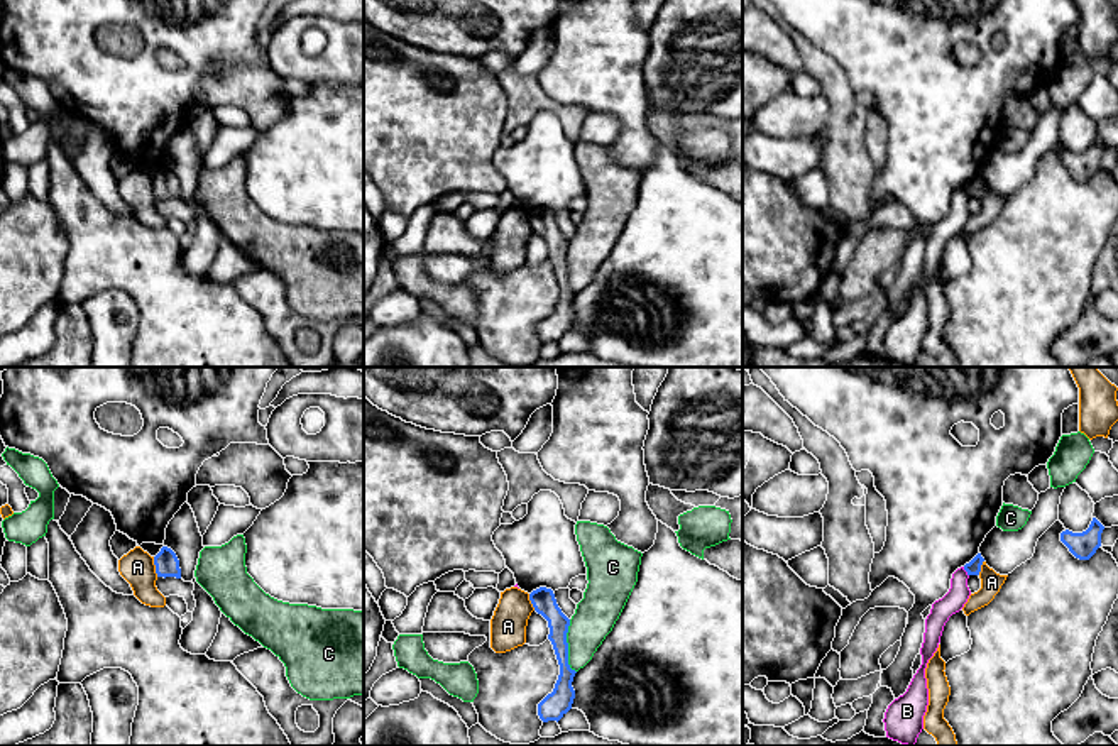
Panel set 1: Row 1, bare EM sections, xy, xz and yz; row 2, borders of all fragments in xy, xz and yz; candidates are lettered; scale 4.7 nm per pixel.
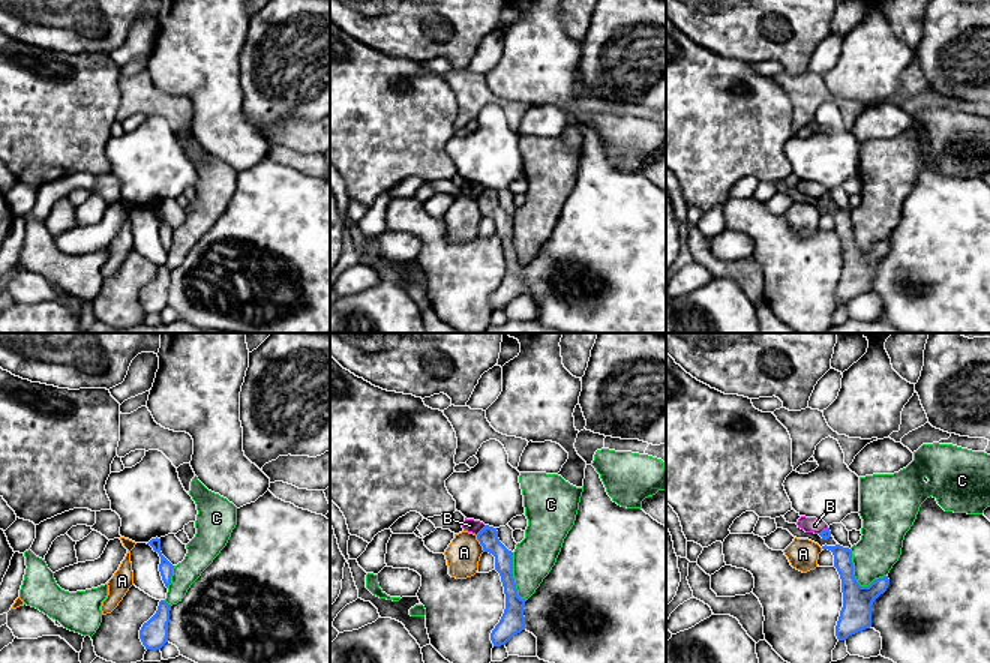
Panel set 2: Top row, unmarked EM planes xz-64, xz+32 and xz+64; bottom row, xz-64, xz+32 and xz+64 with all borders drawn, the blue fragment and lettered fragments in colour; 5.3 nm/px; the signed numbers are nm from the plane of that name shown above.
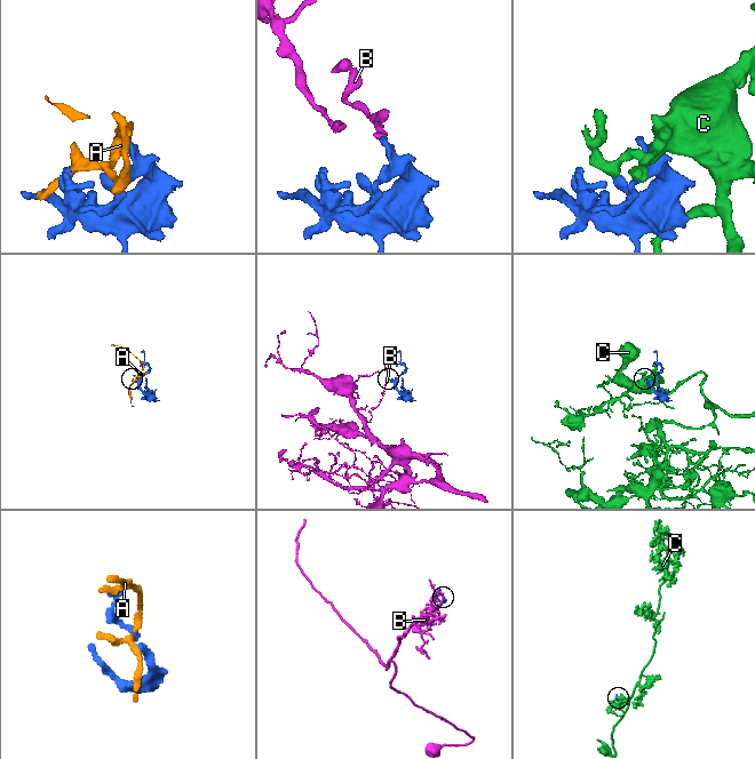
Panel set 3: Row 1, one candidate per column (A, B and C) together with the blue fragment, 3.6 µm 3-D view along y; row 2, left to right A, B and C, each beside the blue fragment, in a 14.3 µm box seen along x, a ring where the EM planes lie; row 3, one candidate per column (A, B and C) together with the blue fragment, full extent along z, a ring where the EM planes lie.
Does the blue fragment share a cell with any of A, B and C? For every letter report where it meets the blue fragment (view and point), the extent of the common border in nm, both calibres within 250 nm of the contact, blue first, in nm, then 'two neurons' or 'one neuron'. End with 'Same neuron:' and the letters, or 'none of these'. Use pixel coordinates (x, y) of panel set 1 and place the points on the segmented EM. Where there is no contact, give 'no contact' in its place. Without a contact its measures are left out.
A: meets blue in xy at (156, 567); contact 100 nm long; 120 nm thick on the blue side, 160 nm on the other; two neurons
B: meets blue in yz at (966, 570); contact 50 nm long; 70 nm thick on the blue side, 100 nm on the other; two neurons
C: meets blue in xz at (567, 647); contact 260 nm long; 120 nm thick on the blue side, 200 nm on the other; two neurons
Same neuron: none of these

